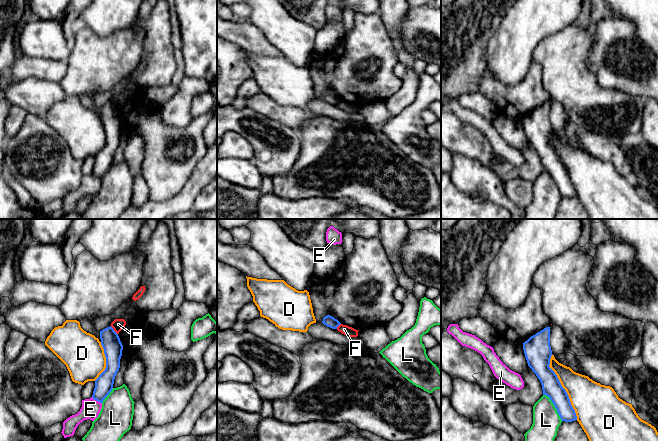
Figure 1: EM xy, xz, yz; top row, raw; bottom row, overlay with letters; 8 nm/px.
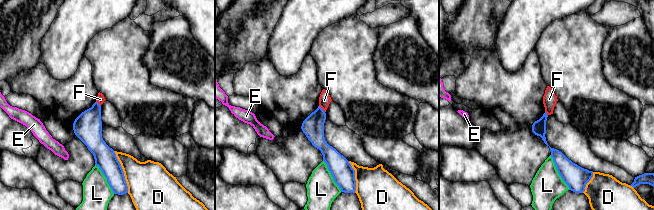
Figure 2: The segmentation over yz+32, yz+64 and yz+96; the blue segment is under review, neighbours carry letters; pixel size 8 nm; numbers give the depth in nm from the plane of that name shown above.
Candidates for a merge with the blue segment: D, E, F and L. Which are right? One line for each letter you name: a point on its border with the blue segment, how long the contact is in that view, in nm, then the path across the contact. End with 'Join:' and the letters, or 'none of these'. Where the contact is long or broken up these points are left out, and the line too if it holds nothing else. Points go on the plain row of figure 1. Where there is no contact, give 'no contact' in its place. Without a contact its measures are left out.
Join: none of these

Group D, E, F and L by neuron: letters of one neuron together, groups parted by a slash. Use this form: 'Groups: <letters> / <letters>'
Groups: D / E / F / L

